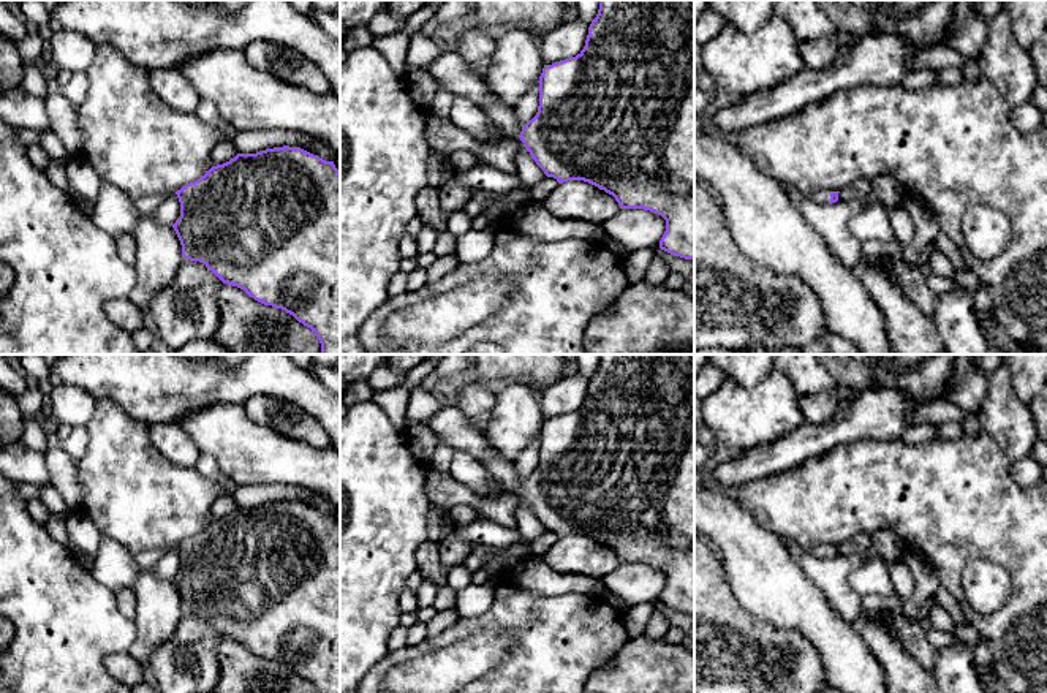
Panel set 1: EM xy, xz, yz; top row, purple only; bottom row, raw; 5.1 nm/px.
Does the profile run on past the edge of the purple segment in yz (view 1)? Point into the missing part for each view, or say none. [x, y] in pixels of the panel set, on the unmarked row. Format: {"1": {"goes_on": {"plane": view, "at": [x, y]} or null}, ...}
{"1": {"goes_on": {"plane": "yz", "at": [821, 551]}}}

